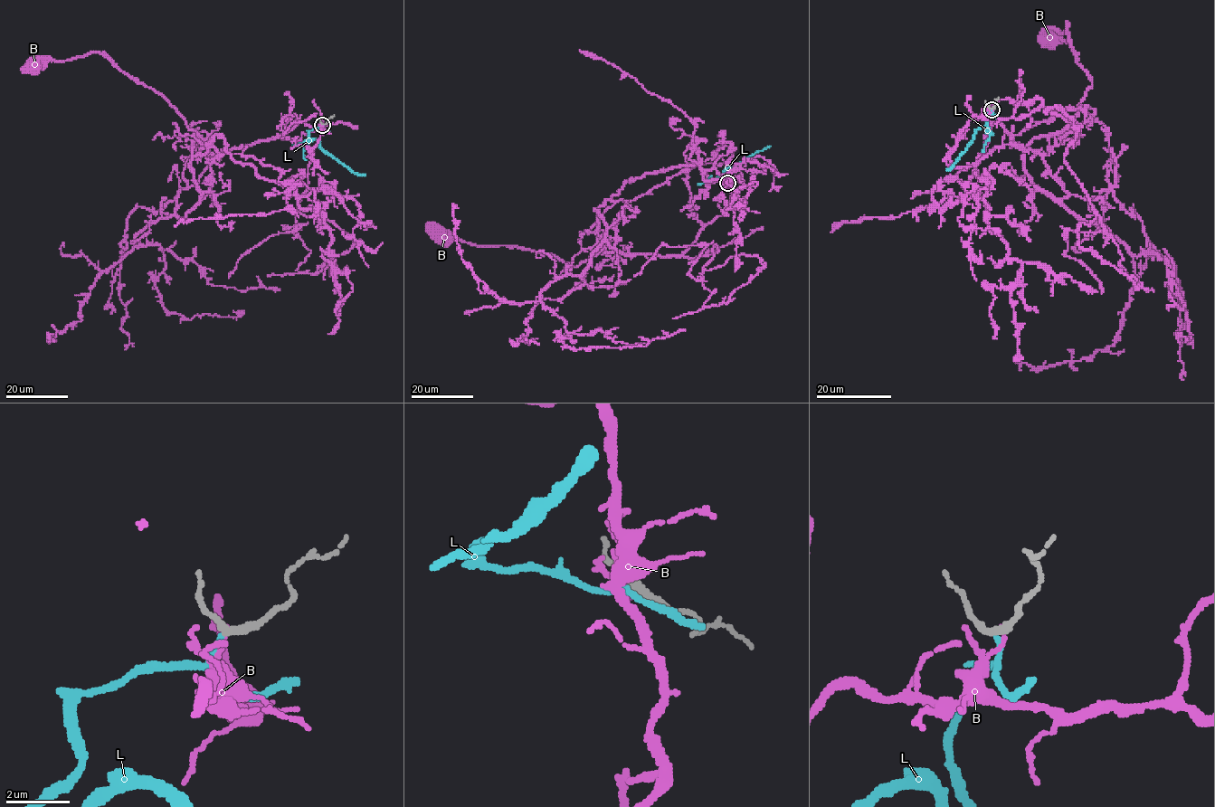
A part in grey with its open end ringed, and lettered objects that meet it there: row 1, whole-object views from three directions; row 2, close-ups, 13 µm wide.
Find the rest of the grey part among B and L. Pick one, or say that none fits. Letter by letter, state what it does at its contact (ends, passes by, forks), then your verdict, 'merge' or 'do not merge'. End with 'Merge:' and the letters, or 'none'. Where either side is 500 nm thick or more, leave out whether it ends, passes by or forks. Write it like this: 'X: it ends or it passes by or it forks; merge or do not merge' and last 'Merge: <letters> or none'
B: it ends; do not merge
L: it ends; merge
Merge: L

